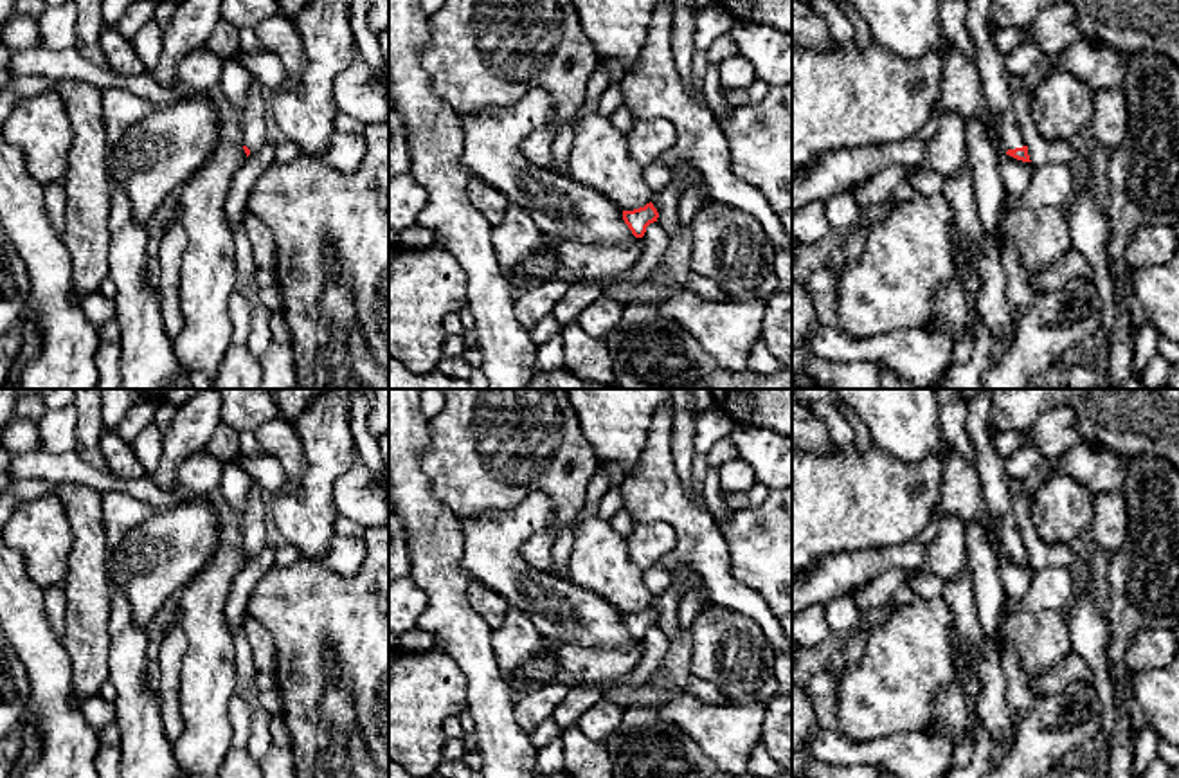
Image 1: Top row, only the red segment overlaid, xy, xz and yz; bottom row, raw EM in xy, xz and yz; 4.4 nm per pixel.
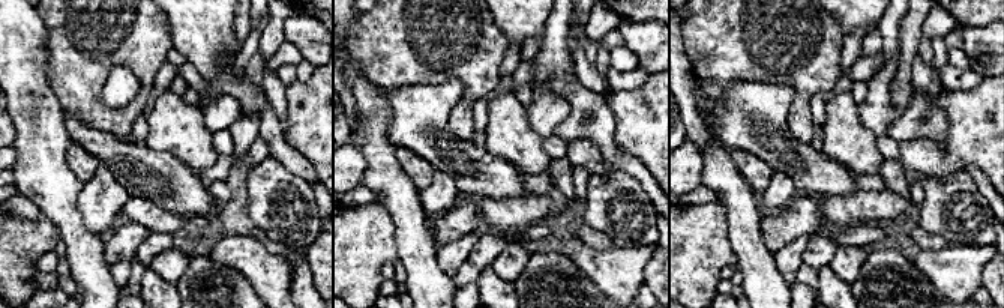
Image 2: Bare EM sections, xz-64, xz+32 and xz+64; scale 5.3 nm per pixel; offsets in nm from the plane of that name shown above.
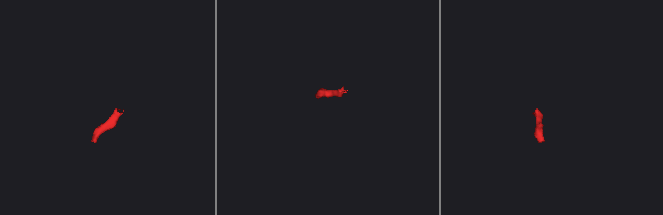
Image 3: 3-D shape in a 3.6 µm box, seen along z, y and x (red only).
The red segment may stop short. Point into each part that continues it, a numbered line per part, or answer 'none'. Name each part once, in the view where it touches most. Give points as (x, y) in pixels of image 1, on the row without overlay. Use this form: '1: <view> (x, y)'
1: yz (990, 465)

